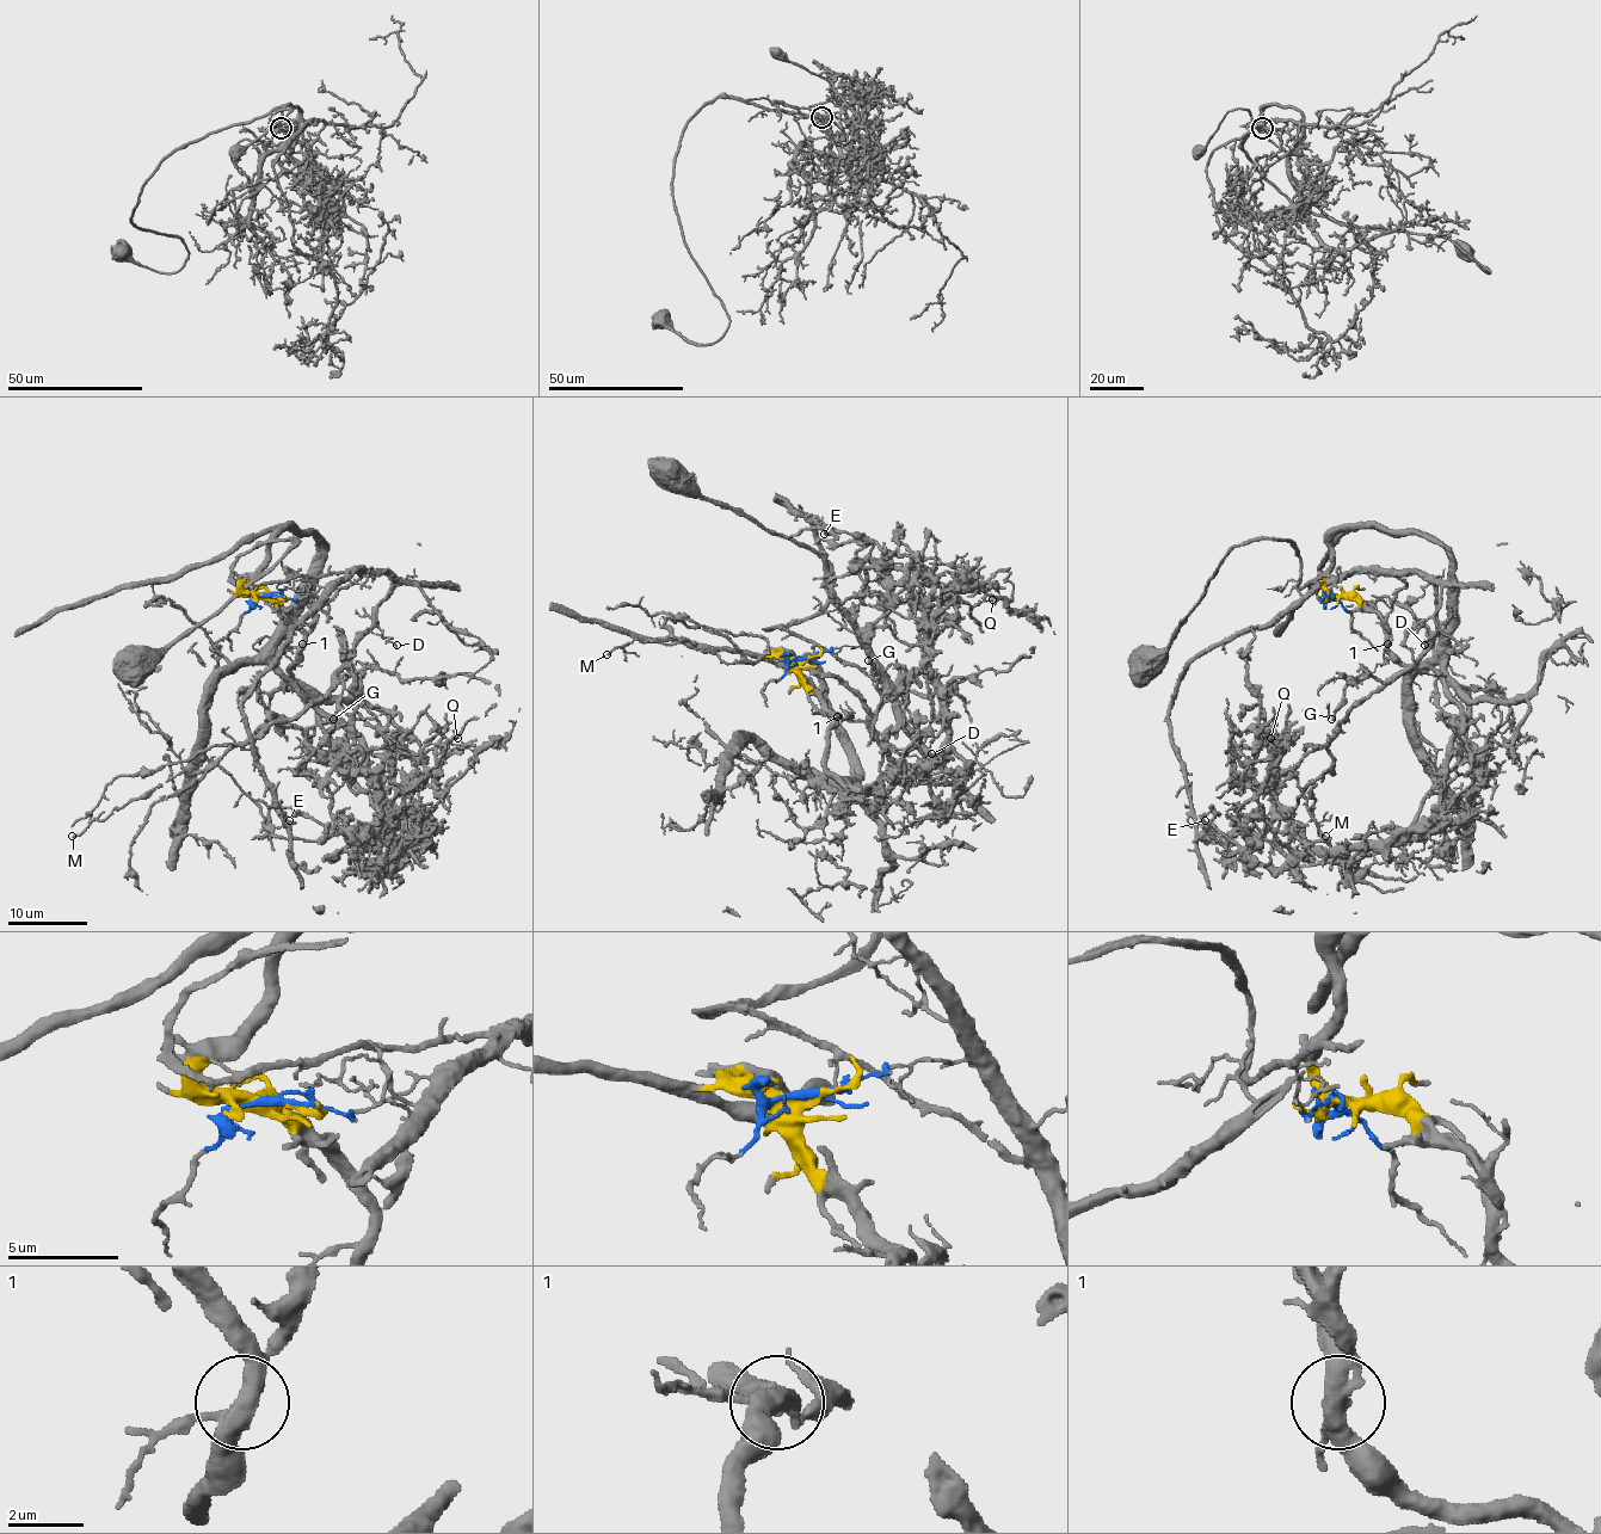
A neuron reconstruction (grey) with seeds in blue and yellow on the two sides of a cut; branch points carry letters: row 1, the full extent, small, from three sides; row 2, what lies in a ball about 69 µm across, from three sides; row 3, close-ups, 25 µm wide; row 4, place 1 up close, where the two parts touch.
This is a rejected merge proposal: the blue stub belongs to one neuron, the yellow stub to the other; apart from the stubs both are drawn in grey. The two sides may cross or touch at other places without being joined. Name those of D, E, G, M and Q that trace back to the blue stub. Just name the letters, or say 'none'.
D, E, G, M

